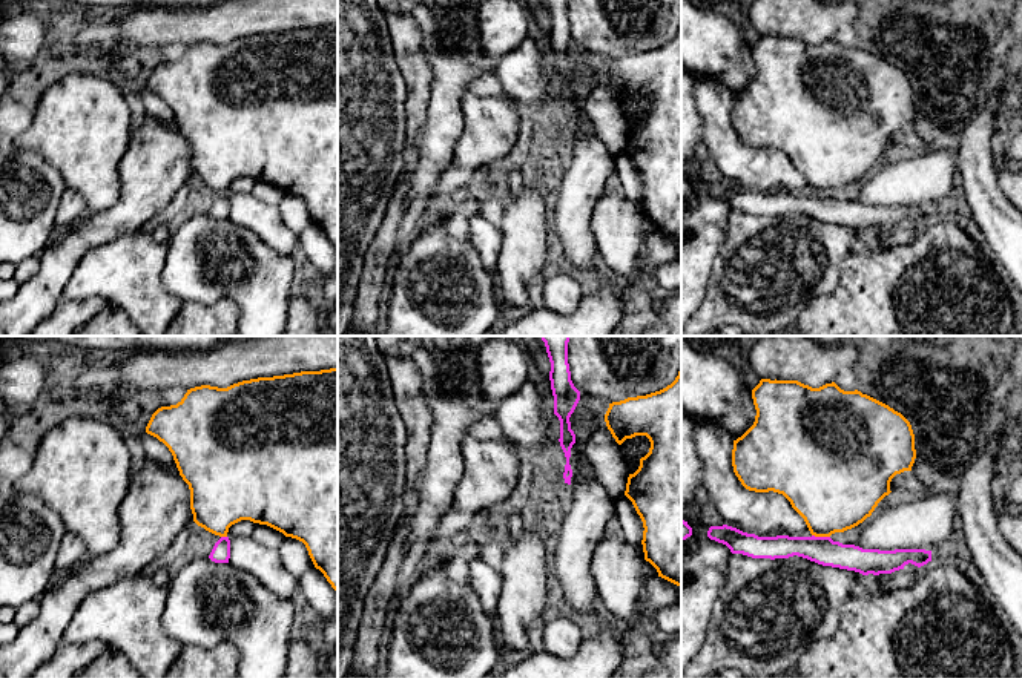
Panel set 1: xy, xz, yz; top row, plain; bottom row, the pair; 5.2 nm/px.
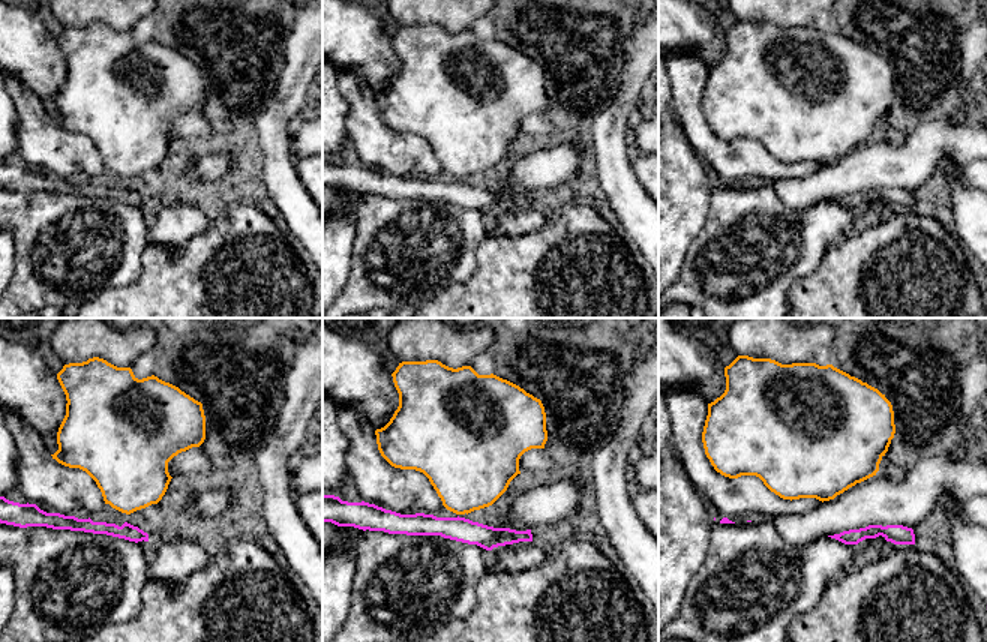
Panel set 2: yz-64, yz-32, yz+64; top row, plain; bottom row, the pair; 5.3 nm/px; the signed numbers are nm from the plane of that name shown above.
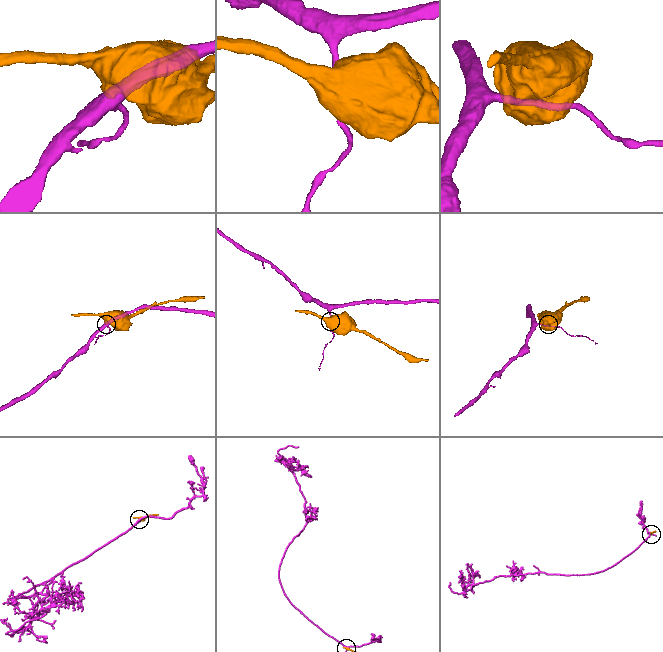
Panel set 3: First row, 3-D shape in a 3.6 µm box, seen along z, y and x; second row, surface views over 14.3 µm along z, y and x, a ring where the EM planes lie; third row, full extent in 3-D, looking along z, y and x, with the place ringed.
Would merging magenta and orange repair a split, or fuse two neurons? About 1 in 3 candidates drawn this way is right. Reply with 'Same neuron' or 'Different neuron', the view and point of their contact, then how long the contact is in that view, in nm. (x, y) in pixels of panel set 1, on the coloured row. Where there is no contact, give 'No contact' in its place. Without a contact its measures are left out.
Different neuron. Touches magenta at yz (821, 537). Shared border 100 nm

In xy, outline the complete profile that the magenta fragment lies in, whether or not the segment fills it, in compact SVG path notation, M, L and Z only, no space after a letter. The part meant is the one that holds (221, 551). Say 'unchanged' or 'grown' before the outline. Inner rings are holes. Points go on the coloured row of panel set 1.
unchanged | M221 537L215 543L209 558L215 563L229 563L229 558L230 558L230 540L229 540L229 537Z

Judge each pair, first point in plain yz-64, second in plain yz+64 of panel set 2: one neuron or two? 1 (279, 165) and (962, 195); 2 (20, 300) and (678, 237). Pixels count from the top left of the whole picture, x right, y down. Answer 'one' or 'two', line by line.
1: one
2: two

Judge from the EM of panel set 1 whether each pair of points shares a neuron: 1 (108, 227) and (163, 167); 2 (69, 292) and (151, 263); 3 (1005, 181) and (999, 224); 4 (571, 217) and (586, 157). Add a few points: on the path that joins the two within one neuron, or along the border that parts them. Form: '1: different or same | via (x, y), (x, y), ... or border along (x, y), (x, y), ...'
1: same | via (123, 212), (146, 189), (148, 183)
2: same | via (89, 279), (102, 272), (126, 272), (131, 267)
3: different | border along (998, 174), (998, 187), (1005, 198)
4: same | via (576, 201), (586, 172)

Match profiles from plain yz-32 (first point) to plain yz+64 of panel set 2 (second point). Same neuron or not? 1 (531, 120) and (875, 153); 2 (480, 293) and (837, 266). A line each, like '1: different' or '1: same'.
1: different
2: same

